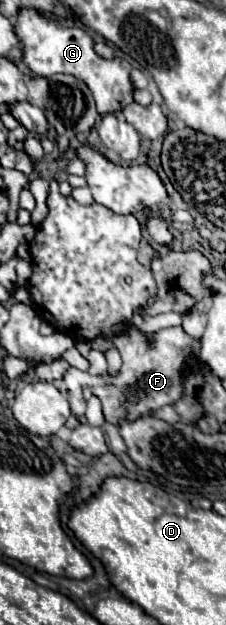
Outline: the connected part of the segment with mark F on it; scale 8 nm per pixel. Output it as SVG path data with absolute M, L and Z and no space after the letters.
M181 326L165 328L155 334L143 334L137 328L129 328L121 334L115 334L111 342L123 356L123 366L117 374L93 376L79 368L69 368L64 382L68 390L68 402L71 412L77 418L85 416L85 406L89 396L97 396L103 402L103 414L109 424L119 424L121 420L139 420L145 416L153 416L159 408L167 404L175 404L183 398L183 366L187 362L189 350L197 348L199 342L189 338Z

